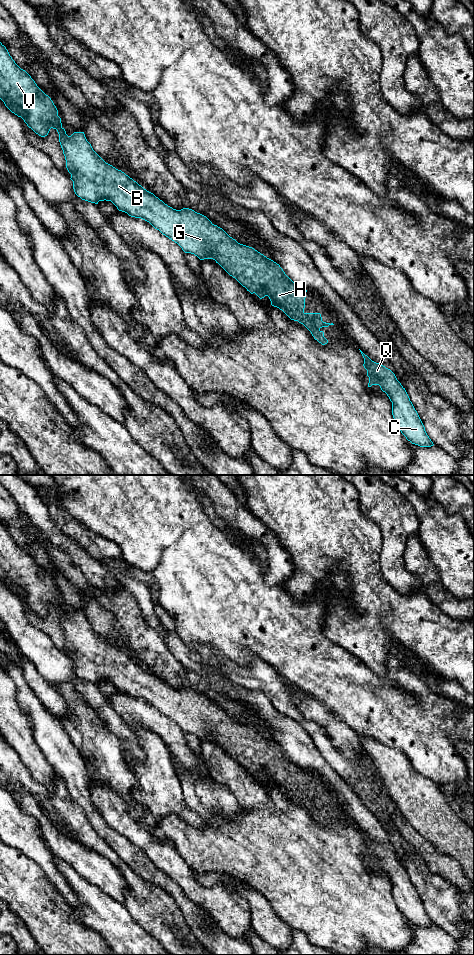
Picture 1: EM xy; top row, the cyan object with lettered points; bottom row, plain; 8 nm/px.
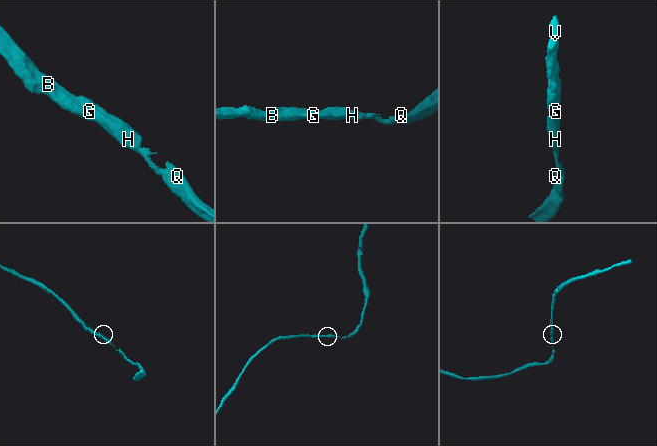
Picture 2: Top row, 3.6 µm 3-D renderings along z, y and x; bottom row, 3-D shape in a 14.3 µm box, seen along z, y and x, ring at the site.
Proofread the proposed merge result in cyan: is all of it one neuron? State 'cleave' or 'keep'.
keep

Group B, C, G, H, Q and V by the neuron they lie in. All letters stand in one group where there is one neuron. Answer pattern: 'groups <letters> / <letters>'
groups B C G H Q V

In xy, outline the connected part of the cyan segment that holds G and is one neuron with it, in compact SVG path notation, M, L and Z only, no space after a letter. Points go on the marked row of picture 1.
M1 42L0 99L12 113L21 117L27 126L39 136L47 136L51 128L57 130L66 160L66 168L71 174L70 179L73 181L74 192L82 200L95 204L104 200L111 201L119 211L149 222L155 229L177 243L185 253L194 254L200 260L215 260L251 294L255 293L260 299L268 296L272 306L282 310L291 320L303 324L315 340L322 345L328 343L324 337L324 332L320 329L334 324L323 322L320 313L304 312L307 290L295 284L279 264L254 248L238 243L222 228L214 225L206 216L189 208L176 210L165 204L124 172L106 163L93 150L84 132L74 132L68 136L62 127L58 110L51 98L37 86L25 70L15 63Z

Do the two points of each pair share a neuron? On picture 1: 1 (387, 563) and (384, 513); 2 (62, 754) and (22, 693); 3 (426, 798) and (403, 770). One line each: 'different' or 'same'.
1: same
2: same
3: same

